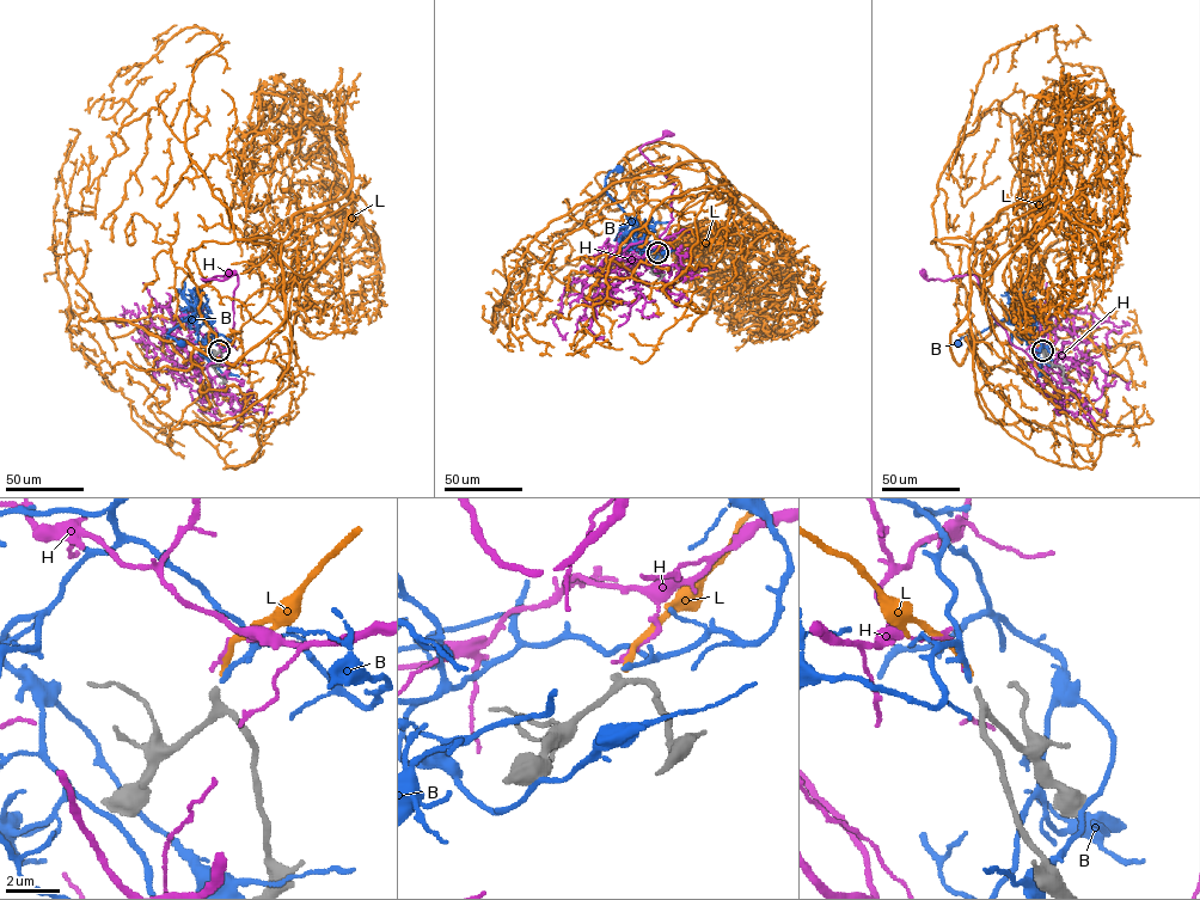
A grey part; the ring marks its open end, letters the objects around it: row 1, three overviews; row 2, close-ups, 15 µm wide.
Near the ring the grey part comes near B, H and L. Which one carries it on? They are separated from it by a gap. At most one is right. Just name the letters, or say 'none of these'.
L

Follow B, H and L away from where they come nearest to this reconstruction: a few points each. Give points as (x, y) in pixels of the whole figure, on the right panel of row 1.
B: (1042, 349), (1023, 294), (1016, 312), (959, 342)
H: (1041, 349), (1046, 331), (1050, 344), (1029, 349), (1036, 362), (1012, 346), (975, 275), (923, 273)
L: (1042, 349), (990, 310), (972, 243), (935, 239), (937, 182), (1000, 49), (1052, 26), (1107, 92)

